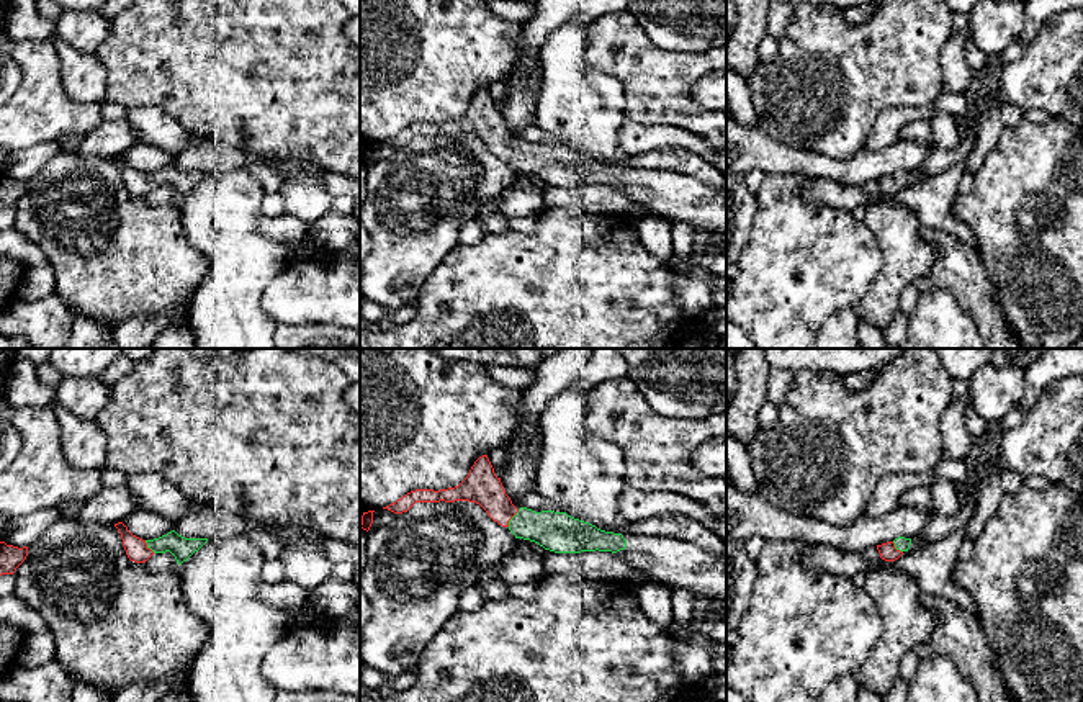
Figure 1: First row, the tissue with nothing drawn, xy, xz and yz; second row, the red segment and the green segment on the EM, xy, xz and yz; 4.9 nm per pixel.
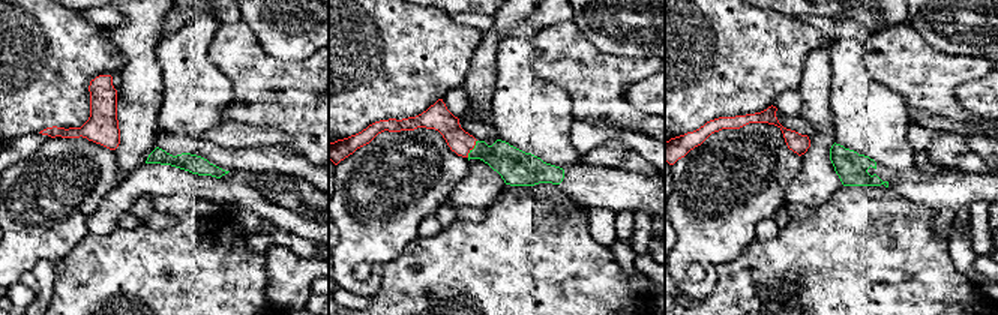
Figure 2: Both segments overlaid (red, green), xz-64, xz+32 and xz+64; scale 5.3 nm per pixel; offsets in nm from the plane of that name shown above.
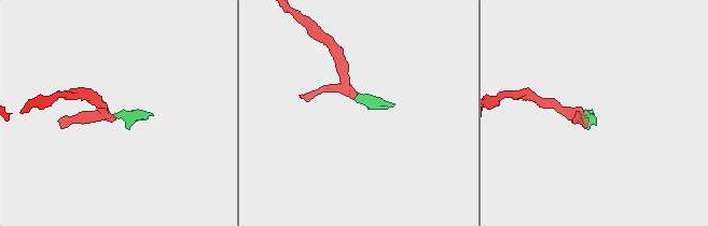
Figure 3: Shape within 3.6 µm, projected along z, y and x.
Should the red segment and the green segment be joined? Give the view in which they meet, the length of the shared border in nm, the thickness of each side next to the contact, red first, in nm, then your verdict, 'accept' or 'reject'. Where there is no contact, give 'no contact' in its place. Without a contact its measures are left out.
xz | 110 nm | 170/200 nm | accept

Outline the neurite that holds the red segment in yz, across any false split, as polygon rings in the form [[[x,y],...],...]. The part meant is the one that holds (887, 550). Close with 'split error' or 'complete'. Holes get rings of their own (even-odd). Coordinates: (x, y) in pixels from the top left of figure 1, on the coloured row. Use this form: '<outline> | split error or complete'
[[[898,537],[893,542],[877,545],[880,558],[885,561],[898,560],[905,551],[908,551],[911,538]]] | split error

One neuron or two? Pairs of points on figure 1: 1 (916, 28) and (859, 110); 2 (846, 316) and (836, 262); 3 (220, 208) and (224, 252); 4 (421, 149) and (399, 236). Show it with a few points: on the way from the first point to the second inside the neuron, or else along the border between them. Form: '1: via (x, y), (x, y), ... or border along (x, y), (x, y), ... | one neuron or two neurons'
1: via (897, 48), (859, 85), (859, 90) | one neuron
2: border along (851, 305), (838, 310), (817, 331) | two neurons
3: via (221, 220), (224, 224), (224, 241) | one neuron
4: via (421, 170), (421, 197), (414, 215) | one neuron

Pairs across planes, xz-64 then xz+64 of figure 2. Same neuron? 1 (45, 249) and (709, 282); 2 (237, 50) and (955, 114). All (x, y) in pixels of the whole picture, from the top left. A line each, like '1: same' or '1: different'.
1: same
2: same

